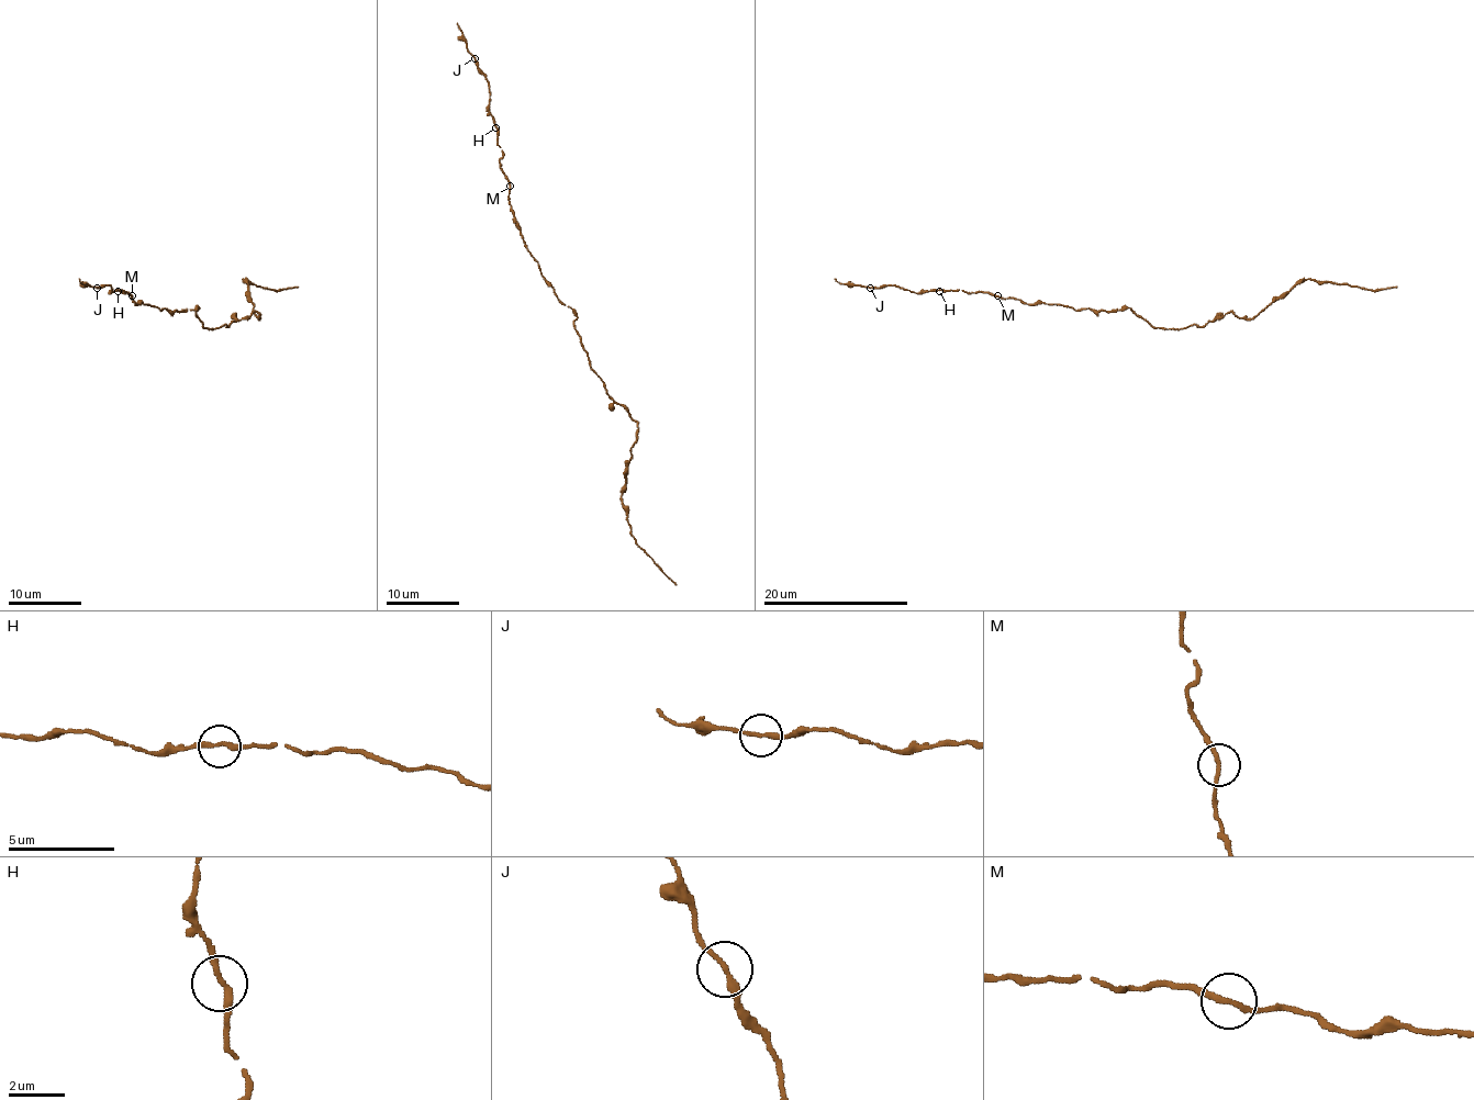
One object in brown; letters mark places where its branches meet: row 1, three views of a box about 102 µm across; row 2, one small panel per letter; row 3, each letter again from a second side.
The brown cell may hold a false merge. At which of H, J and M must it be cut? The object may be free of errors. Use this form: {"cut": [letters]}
{"cut": ["J"]}

